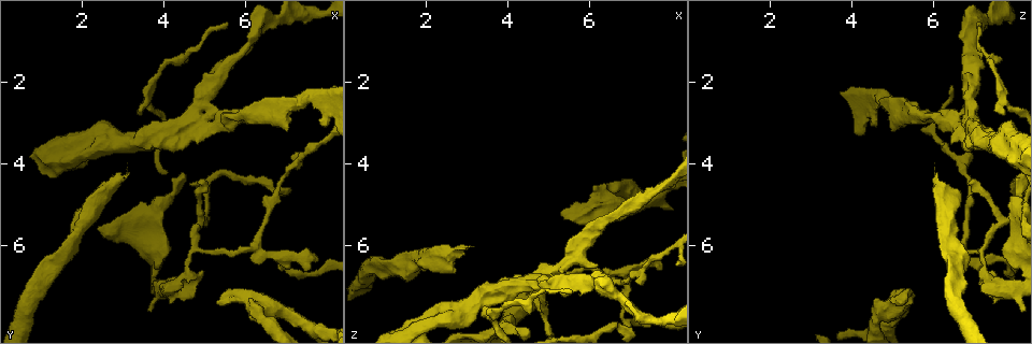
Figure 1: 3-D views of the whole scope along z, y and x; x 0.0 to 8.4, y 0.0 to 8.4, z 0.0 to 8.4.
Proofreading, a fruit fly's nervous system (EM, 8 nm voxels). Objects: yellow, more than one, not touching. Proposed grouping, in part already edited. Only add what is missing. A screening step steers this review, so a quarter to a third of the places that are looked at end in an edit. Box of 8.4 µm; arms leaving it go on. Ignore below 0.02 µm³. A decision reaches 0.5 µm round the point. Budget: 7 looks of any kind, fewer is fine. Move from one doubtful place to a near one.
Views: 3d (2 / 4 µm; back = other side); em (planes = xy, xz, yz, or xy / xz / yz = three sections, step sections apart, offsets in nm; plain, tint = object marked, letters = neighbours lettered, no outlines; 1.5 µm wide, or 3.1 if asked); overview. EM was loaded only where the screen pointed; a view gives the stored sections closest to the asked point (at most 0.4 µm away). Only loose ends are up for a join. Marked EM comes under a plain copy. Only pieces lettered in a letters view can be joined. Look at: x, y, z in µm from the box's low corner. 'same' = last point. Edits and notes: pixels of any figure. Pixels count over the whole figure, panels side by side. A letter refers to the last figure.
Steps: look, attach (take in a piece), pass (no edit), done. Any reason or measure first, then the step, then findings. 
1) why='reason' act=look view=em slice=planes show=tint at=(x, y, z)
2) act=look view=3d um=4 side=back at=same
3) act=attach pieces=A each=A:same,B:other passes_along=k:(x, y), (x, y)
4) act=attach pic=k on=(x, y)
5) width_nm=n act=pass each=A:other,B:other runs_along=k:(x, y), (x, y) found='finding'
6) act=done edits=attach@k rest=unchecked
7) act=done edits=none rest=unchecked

act=look view=3d um=2 at=(2.70, 4.70, 6.60)

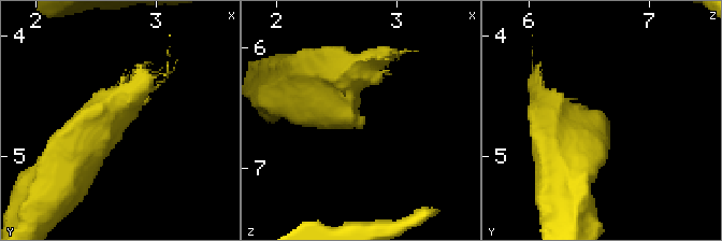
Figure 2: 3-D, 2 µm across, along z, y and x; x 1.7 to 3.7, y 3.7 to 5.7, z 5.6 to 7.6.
act=look view=em slice=planes show=letters at=(2.72, 4.72, 6.66)

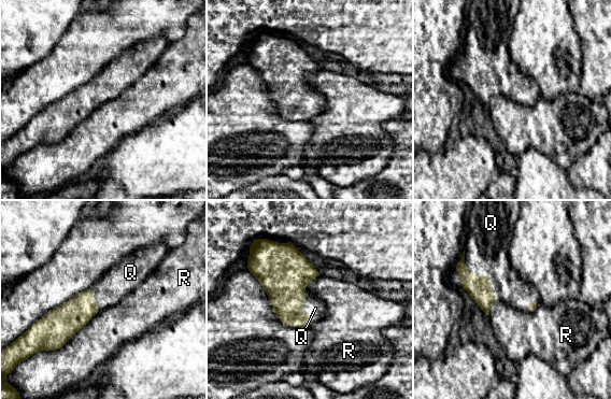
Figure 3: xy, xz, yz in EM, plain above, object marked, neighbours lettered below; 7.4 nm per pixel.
act=attach pieces=Q each=Q:same,R:other found='the neuron continues'

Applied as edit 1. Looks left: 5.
why='branch stops here' act=look view=3d um=2 at=(7.70, 6.35, 6.65)

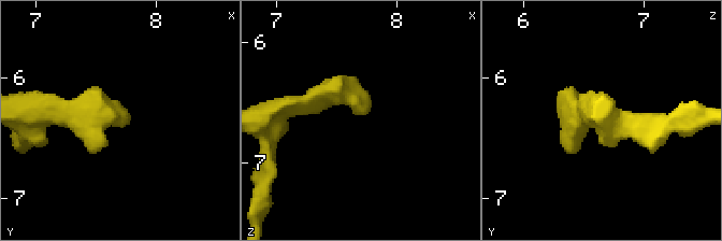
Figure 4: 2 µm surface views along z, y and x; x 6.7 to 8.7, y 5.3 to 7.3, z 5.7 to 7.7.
act=look view=em slice=xy step=8 show=tint at=(7.70, 6.30, 6.58)

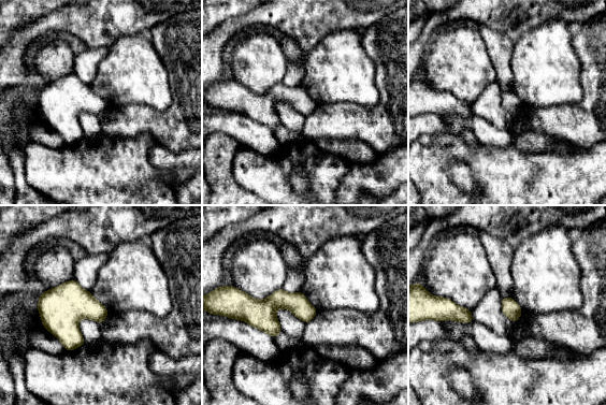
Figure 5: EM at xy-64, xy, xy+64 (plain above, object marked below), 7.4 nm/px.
why='cut it another way' act=look view=em slice=planes show=letters at=same

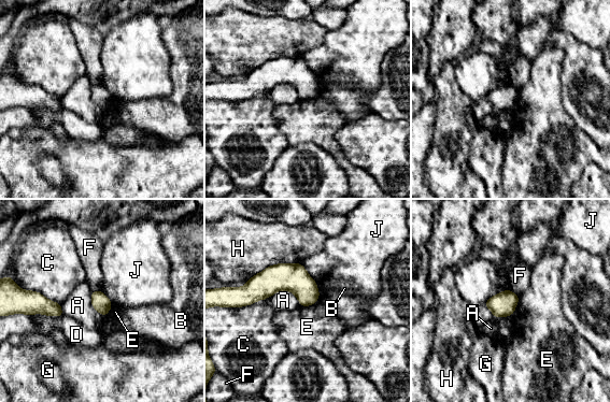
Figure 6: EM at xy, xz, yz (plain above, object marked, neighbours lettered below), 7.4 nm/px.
act=pass each=A:other,B:other,C:other,D:other,E:other,F:other,G:other,H:other,J:other border=6:(519, 296), (519, 302), (512, 314) found='no lettered piece goes on from it'

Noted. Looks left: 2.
why='an open end' act=look view=em slice=planes show=tint at=(6.15, 2.70, 6.50)

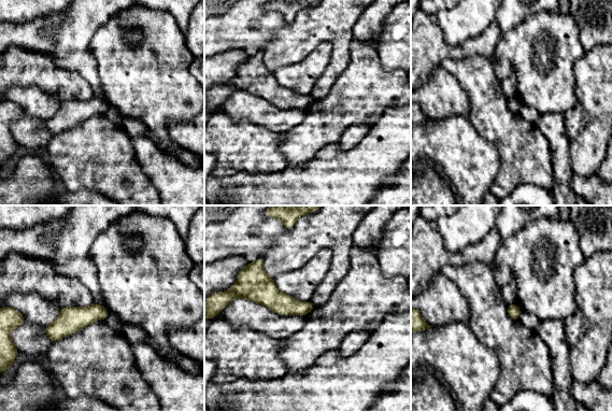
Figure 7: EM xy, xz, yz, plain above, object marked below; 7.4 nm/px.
why='see the neighbours' act=look view=em slice=planes show=letters at=same

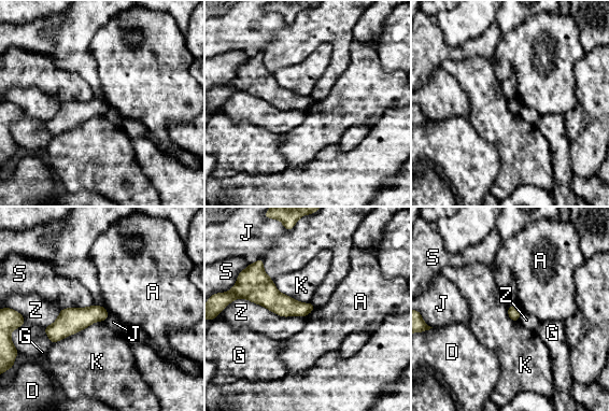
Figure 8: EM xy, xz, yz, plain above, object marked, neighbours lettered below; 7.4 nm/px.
act=pass each=A:other,D:other,G:other,J:other,K:other,S:other,Z:other border=8:(314, 308), (306, 316) found='no lettered piece goes on from it'

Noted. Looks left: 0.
act=done edits=attach@3 rest=unchecked

